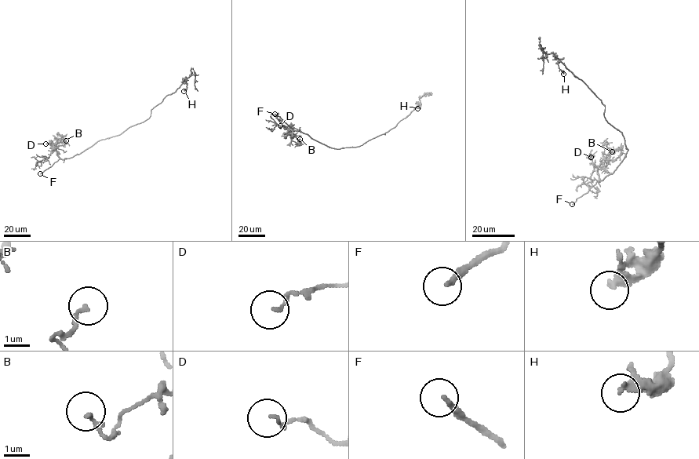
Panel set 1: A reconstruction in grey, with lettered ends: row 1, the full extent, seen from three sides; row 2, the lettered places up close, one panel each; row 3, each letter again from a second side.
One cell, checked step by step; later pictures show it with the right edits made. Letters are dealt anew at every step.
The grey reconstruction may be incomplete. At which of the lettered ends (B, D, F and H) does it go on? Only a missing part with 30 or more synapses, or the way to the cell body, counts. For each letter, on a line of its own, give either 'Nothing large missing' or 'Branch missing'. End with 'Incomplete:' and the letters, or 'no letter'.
B: Nothing large missing
D: Nothing large missing
F: Branch missing
H: Nothing large missing
Incomplete: F

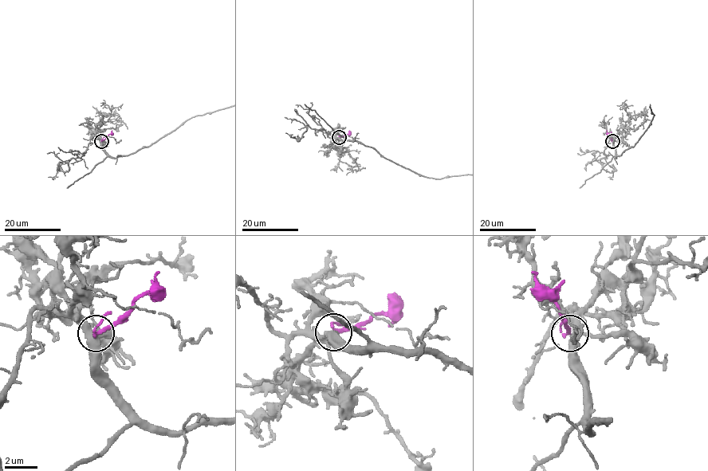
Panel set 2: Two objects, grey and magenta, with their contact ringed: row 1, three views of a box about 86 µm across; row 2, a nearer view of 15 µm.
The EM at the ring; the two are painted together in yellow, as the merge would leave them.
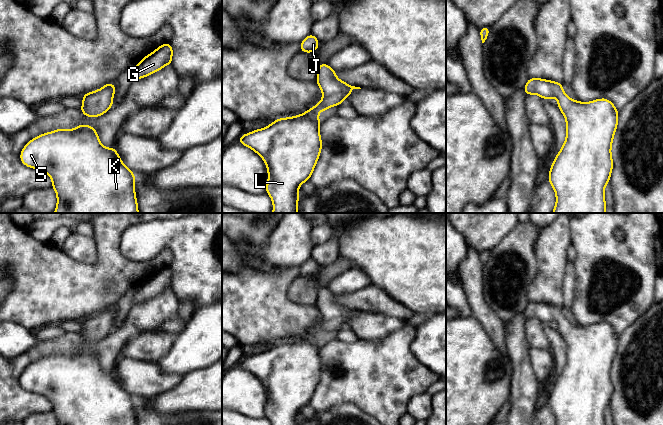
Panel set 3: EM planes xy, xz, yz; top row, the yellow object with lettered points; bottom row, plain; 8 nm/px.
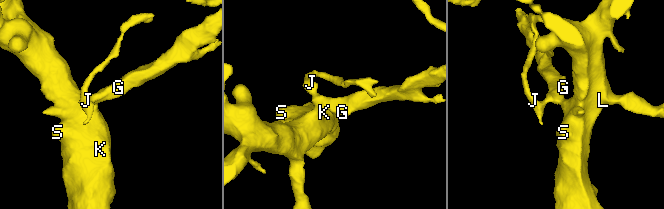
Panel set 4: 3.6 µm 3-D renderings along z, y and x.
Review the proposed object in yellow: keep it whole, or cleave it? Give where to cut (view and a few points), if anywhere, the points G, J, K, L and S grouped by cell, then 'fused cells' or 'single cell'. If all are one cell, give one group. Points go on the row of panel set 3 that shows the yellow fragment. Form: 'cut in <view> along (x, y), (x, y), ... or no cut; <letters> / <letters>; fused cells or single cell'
no cut; G J K L S; single cell

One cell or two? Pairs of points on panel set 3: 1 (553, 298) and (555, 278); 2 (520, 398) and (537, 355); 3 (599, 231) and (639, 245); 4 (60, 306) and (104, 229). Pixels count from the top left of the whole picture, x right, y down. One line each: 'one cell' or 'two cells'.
1: one cell
2: two cells
3: one cell
4: one cell

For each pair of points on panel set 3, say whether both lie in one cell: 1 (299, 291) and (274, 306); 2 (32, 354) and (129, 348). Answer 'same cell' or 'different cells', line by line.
1: different cells
2: different cells

